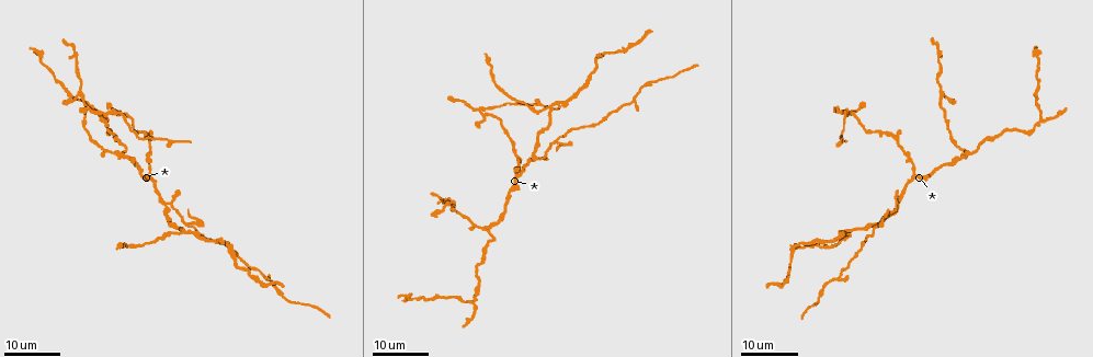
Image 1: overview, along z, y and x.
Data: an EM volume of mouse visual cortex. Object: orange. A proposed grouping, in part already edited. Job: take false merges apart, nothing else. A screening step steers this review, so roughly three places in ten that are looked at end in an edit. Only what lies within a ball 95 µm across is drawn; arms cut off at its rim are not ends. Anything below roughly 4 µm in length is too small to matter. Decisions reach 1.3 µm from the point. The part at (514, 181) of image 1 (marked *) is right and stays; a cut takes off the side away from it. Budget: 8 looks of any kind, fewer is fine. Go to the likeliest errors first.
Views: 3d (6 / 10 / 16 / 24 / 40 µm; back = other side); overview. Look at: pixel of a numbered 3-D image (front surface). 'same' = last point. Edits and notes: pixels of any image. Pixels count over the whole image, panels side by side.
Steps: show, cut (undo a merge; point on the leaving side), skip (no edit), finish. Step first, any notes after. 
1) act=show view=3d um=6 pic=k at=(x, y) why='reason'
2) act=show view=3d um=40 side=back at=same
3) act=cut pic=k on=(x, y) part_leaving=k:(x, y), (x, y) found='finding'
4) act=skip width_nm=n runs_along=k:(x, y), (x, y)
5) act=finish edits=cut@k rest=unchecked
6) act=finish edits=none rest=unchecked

act=show view=3d um=16 pic=1 at=(108, 113) why='looks like a crossing'

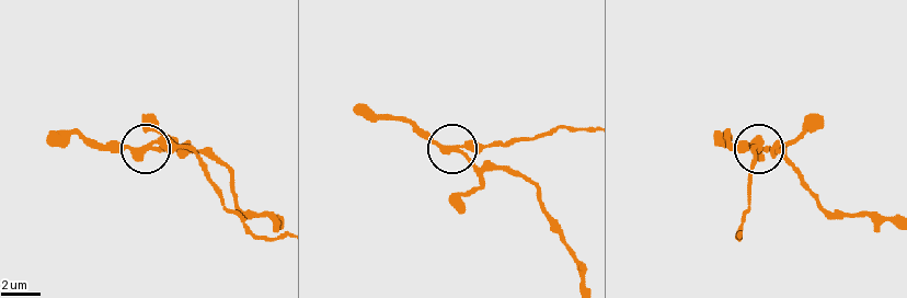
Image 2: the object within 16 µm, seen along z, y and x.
act=show view=3d um=10 pic=2 at=(455, 149)

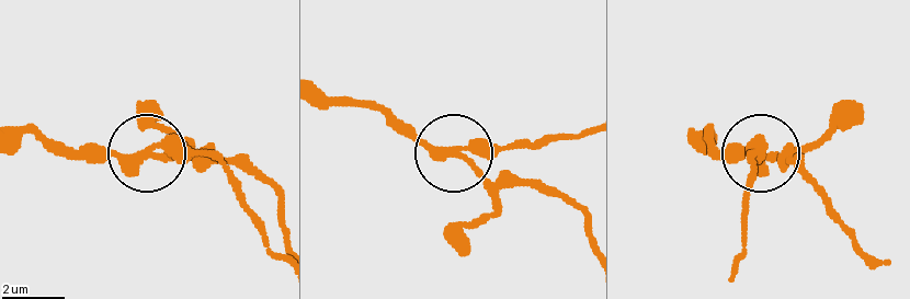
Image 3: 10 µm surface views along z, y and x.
act=show view=3d um=6 pic=3 at=(149, 150)

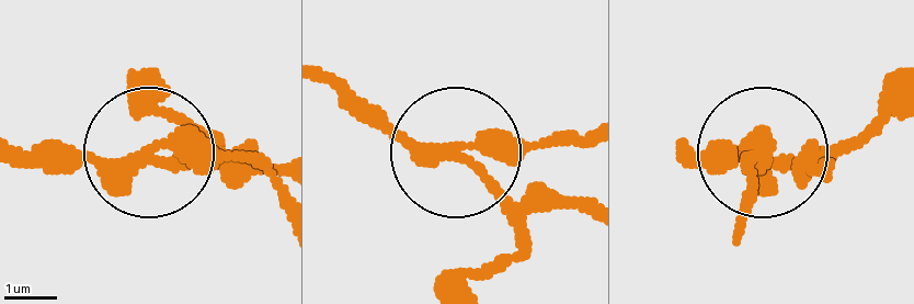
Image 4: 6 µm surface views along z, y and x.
act=cut pic=4 on=(215, 167) side_arm_um=7 arms=4 found='a second cell is stuck on'

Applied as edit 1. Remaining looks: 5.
act=show view=3d um=24 pic=1 at=(166, 202) why='four-way junction'

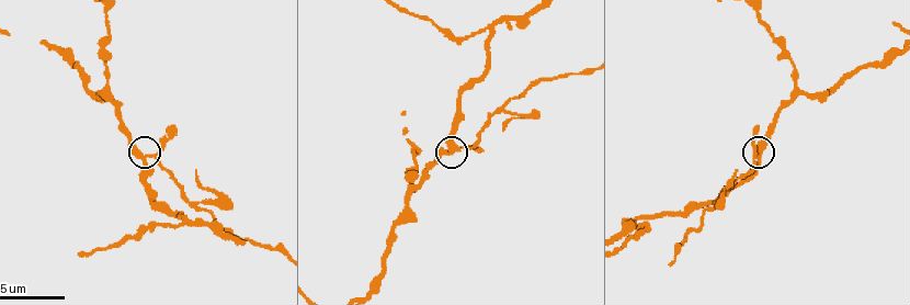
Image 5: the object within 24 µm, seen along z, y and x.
act=show view=3d um=10 pic=5 at=(146, 159)

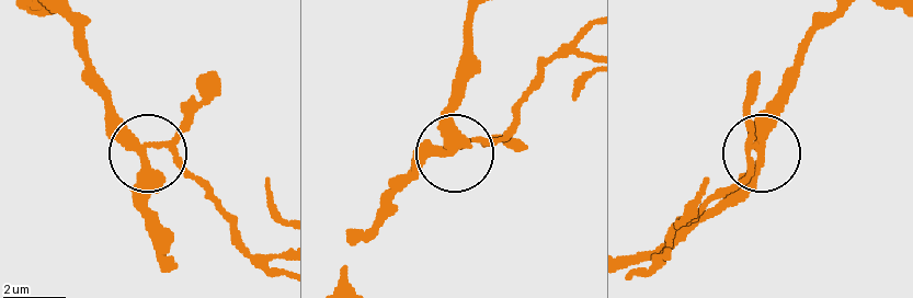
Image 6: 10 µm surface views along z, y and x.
act=cut pic=6 on=(184, 123) side_arm_um=43 part_leaving=6:(146, 148), (174, 156), (248, 250), (277, 268) found='two cells meet here'

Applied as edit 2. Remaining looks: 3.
act=show view=overview

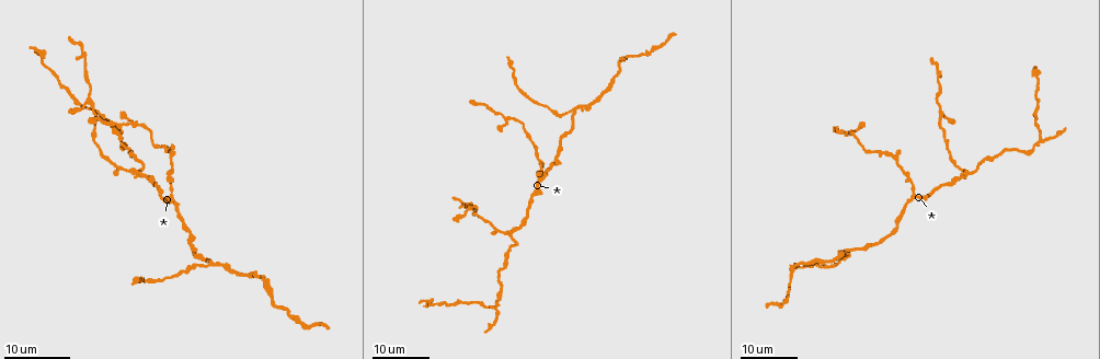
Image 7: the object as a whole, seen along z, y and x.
act=show view=3d um=24 pic=7 at=(1039, 138) why='three-way junction'

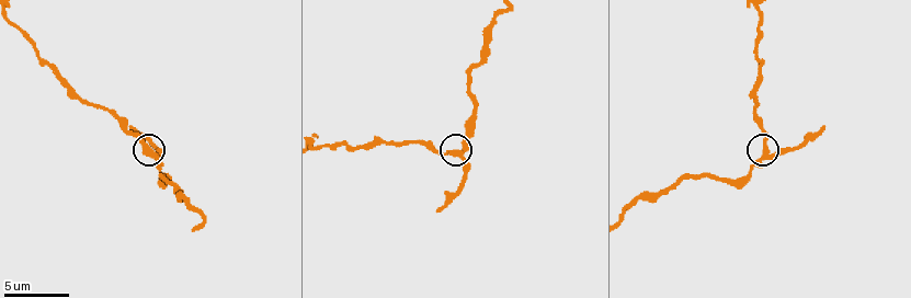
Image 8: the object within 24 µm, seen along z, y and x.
act=show view=3d um=6 pic=8 at=(764, 153) why='zoom in'

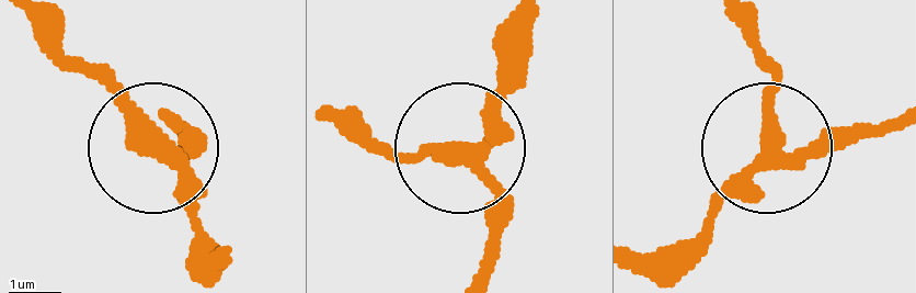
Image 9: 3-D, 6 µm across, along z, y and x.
act=skip runs_along=9:(636, 257), (688, 244), (780, 153), (880, 139) found='all the same cell'

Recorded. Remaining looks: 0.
act=finish edits=cut@4,cut@6 rest=unchecked

